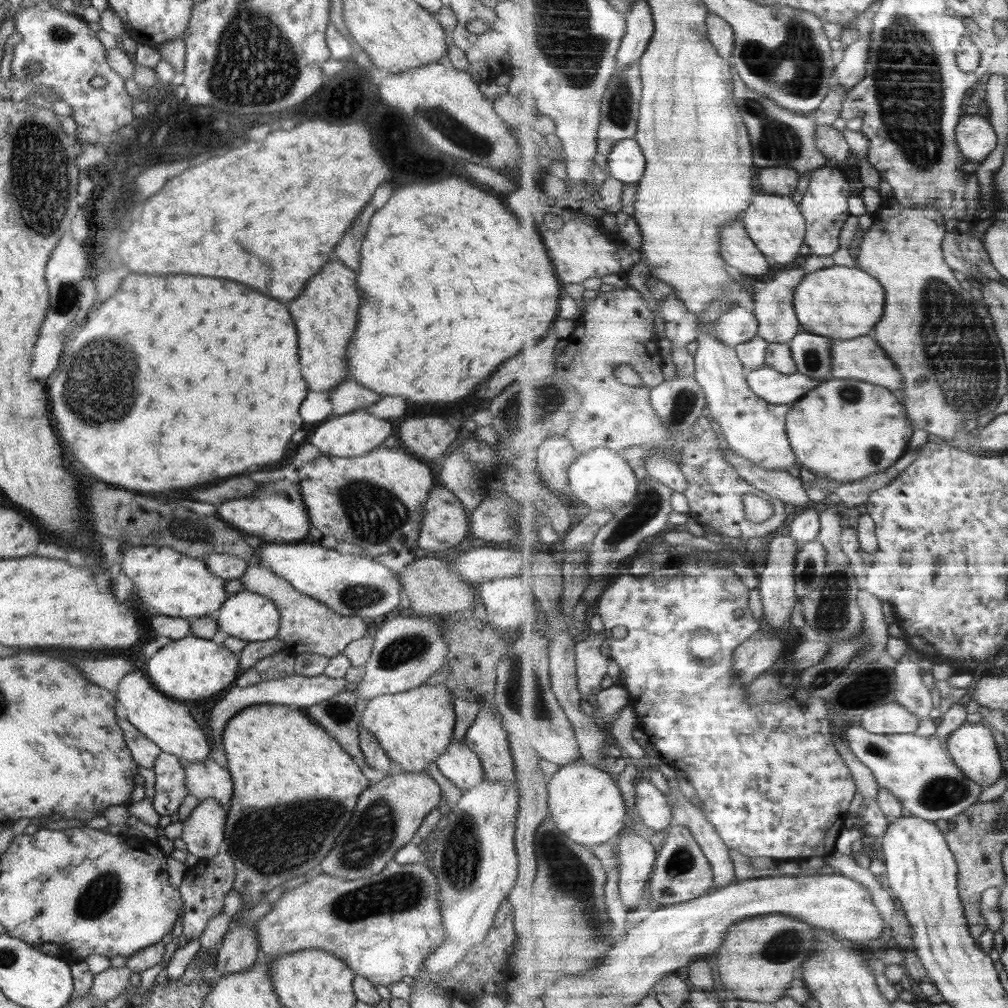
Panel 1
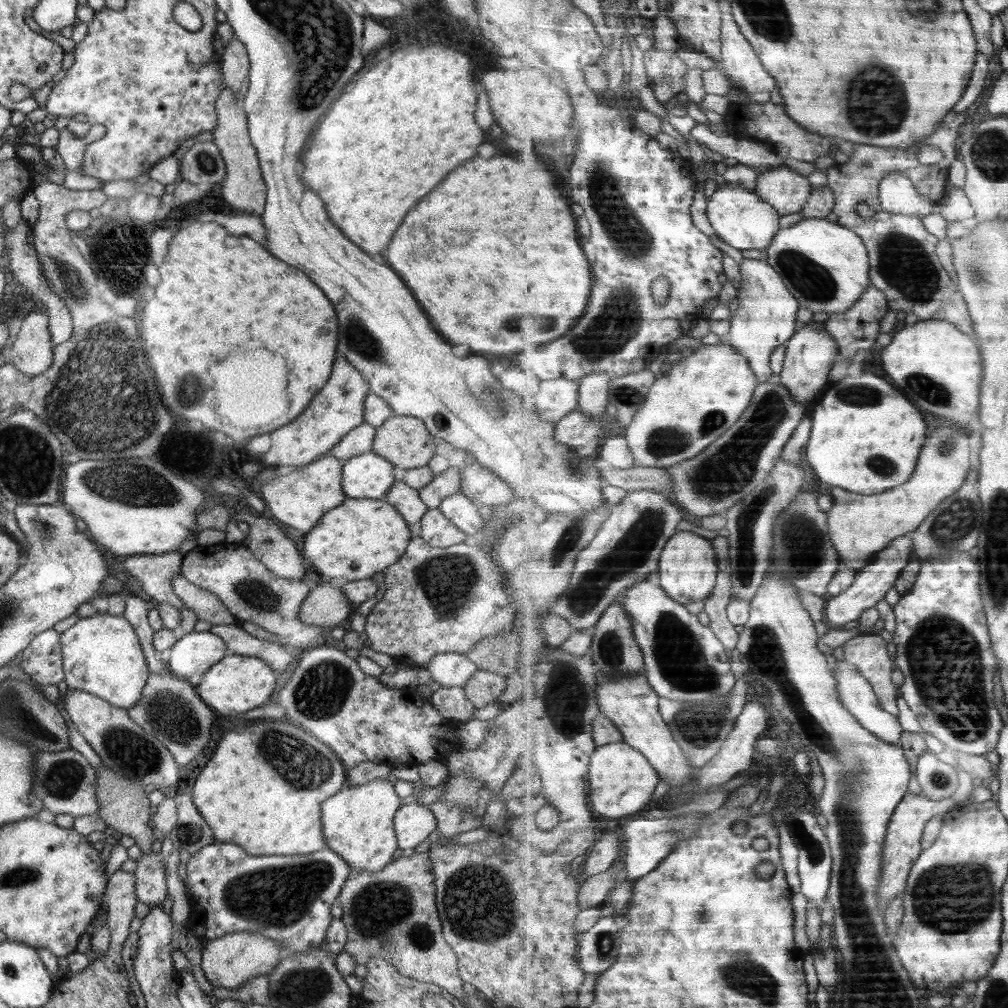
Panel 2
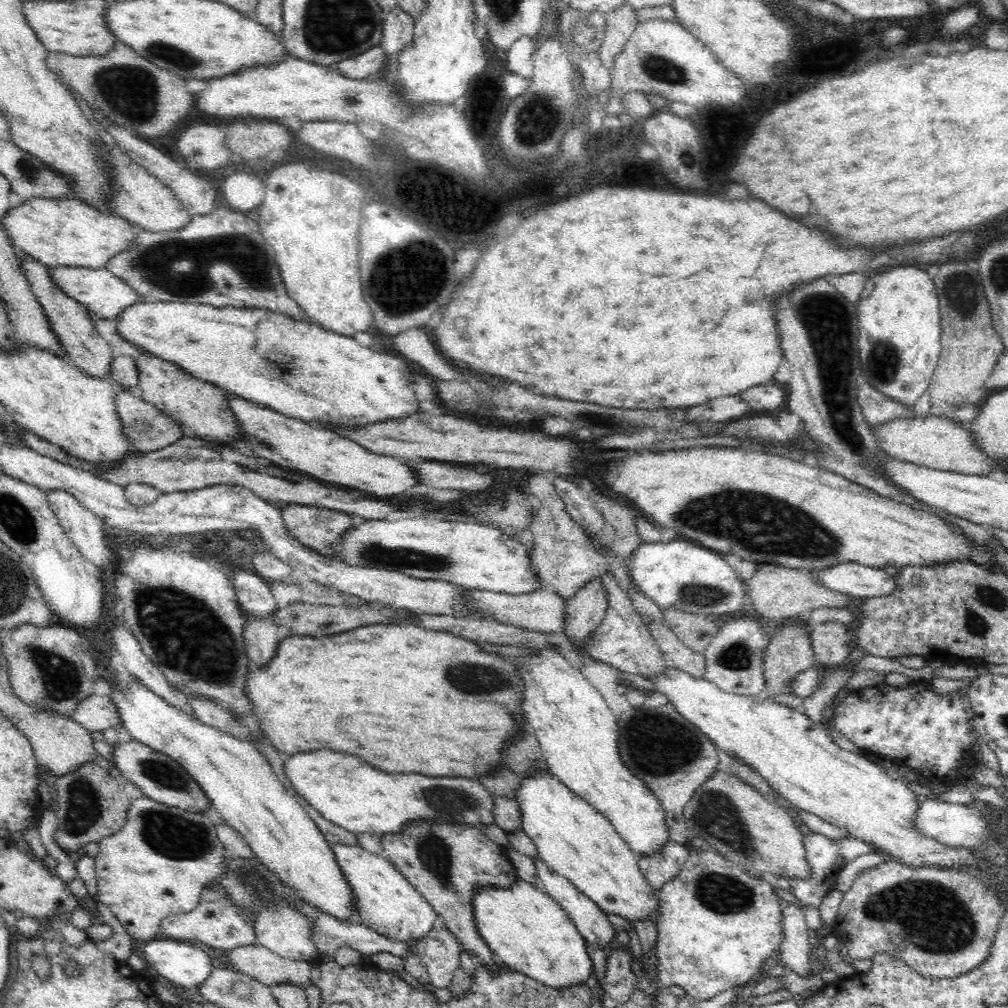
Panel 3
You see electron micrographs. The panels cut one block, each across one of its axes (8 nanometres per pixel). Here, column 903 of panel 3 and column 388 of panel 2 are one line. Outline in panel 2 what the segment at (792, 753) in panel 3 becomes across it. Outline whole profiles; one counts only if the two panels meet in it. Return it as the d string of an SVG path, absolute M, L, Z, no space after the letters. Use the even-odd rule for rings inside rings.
M374 779L360 786L345 786L322 803L322 833L326 847L340 855L350 868L375 873L392 861L398 850L394 816L402 799L387 779Z

